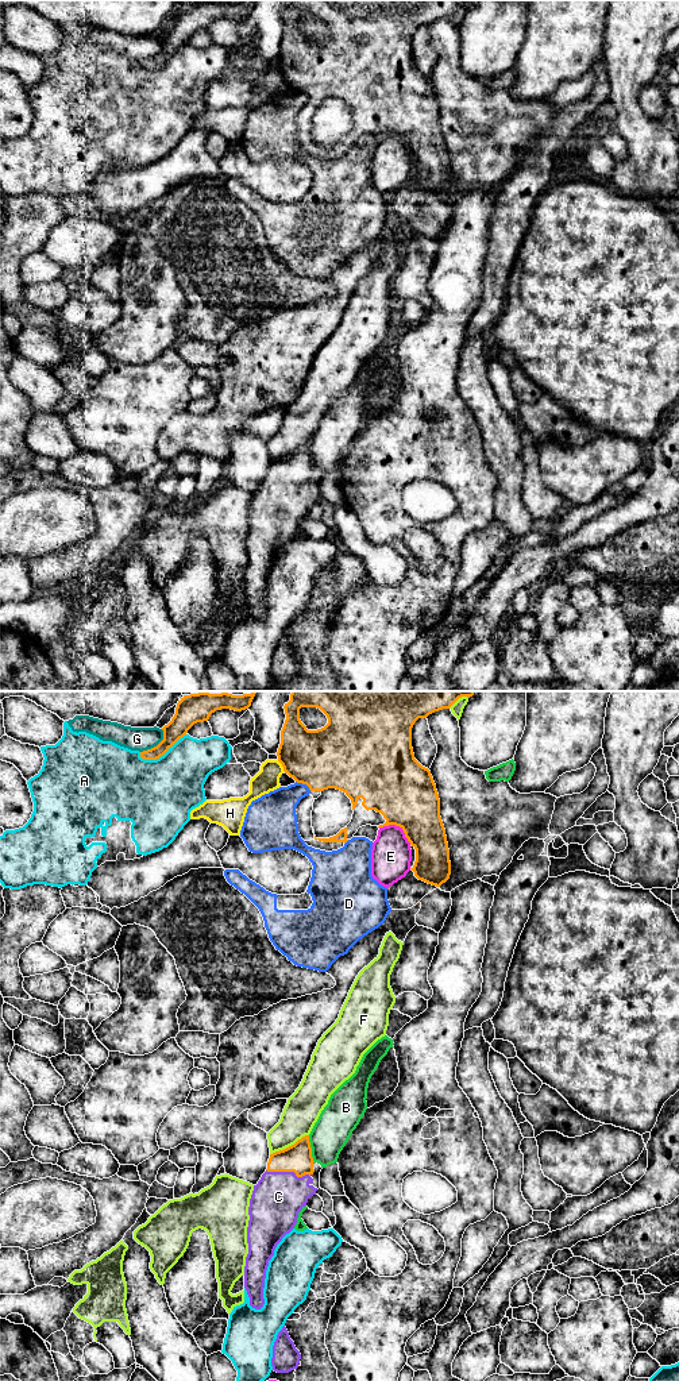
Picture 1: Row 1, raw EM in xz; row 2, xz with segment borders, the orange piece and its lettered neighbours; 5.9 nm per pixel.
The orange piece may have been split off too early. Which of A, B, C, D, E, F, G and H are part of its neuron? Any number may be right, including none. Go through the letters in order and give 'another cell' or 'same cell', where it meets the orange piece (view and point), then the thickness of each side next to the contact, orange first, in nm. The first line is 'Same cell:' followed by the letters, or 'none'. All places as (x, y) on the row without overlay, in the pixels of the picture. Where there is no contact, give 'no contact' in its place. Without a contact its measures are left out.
Same cell: C
A: another cell | xz (162, 64) | 120/440 nm
B: another cell | xz (311, 458) | 170/220 nm
C: same cell | xz (288, 479) | 170/300 nm
D: another cell | xz (304, 92) | 380/260 nm
E: another cell | xz (398, 134) | 380/240 nm
F: another cell | xz (289, 455) | 170/200 nm
G: another cell | xz (157, 54) | 140/140 nm
H: another cell | xz (282, 74) | 360/140 nm

